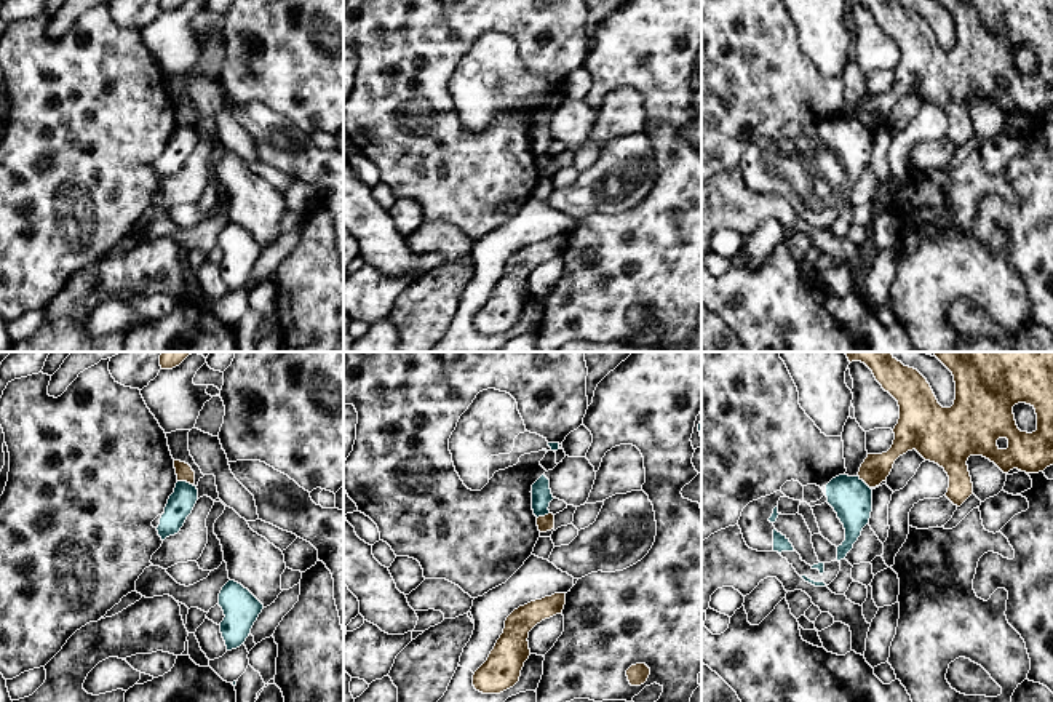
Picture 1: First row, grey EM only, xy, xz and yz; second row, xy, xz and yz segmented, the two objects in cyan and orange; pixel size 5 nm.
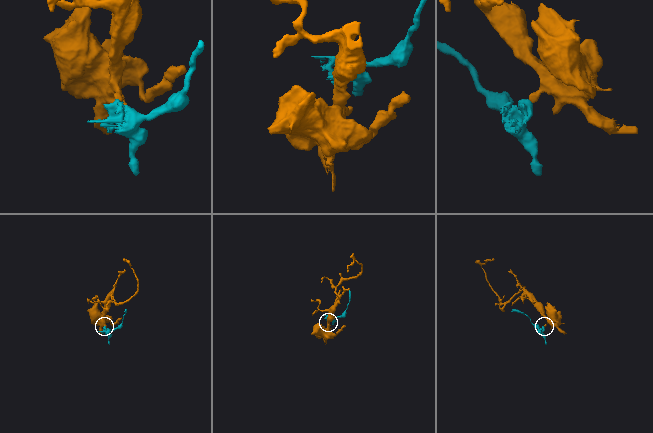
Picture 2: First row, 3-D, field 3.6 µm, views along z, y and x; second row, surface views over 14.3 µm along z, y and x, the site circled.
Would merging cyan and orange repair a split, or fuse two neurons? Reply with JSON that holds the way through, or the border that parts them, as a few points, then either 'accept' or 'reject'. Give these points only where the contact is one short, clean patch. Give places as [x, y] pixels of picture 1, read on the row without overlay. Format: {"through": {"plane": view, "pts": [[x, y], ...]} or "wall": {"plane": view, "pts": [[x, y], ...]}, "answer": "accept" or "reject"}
{"wall": {"plane": "xy", "pts": [[178, 122], [186, 122], [194, 128]]}, "answer": "reject"}

